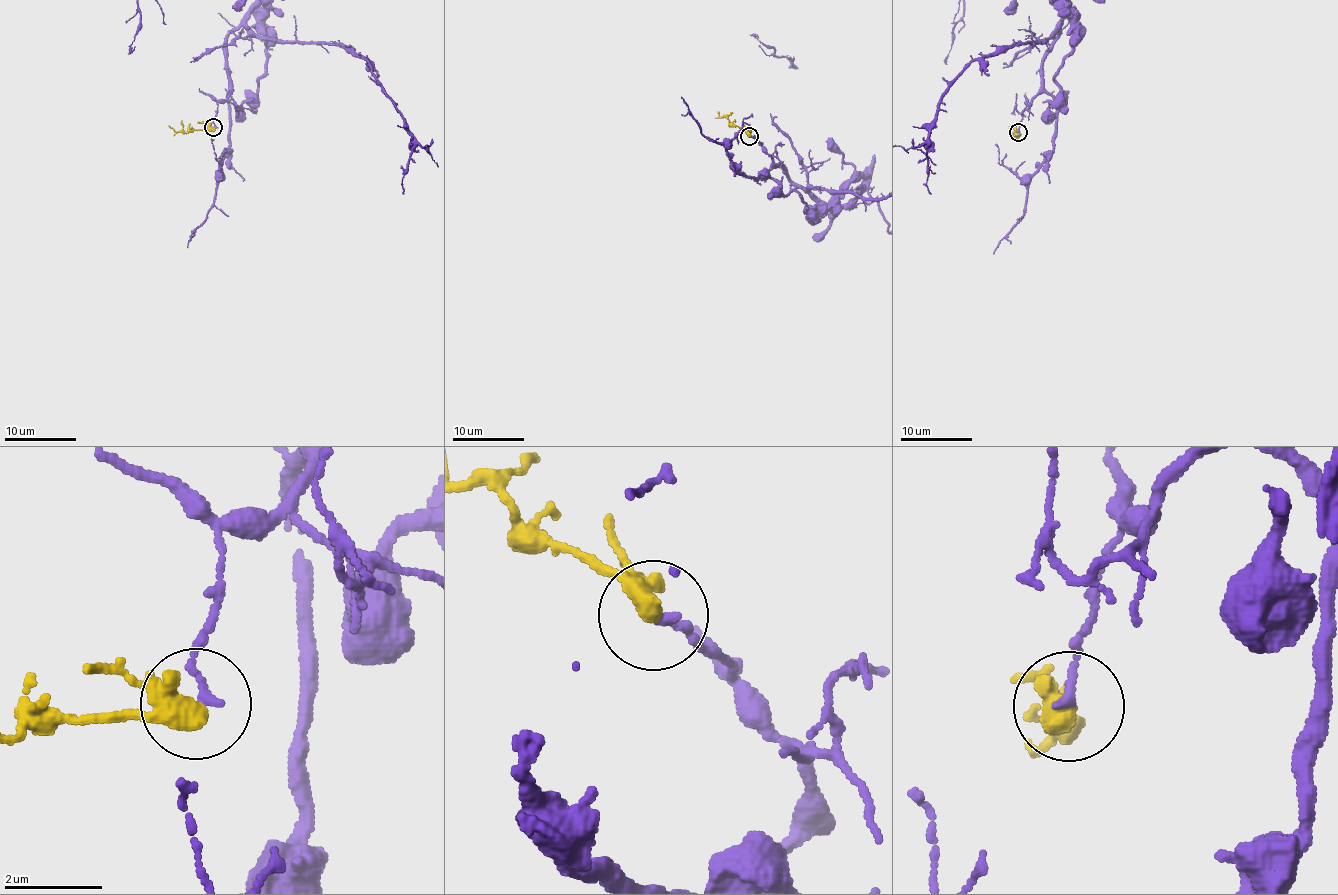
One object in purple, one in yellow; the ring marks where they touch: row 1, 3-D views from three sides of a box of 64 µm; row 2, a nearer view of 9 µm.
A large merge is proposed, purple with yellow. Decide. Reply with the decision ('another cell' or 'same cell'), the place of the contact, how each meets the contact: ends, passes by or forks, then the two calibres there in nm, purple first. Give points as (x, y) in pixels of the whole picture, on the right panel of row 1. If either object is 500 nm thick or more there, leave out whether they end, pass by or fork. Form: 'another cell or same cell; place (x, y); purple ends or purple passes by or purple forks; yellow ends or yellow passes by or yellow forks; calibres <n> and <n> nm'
another cell; place (1018, 132); purple ends; yellow passes by; calibres 190 and 400 nm

